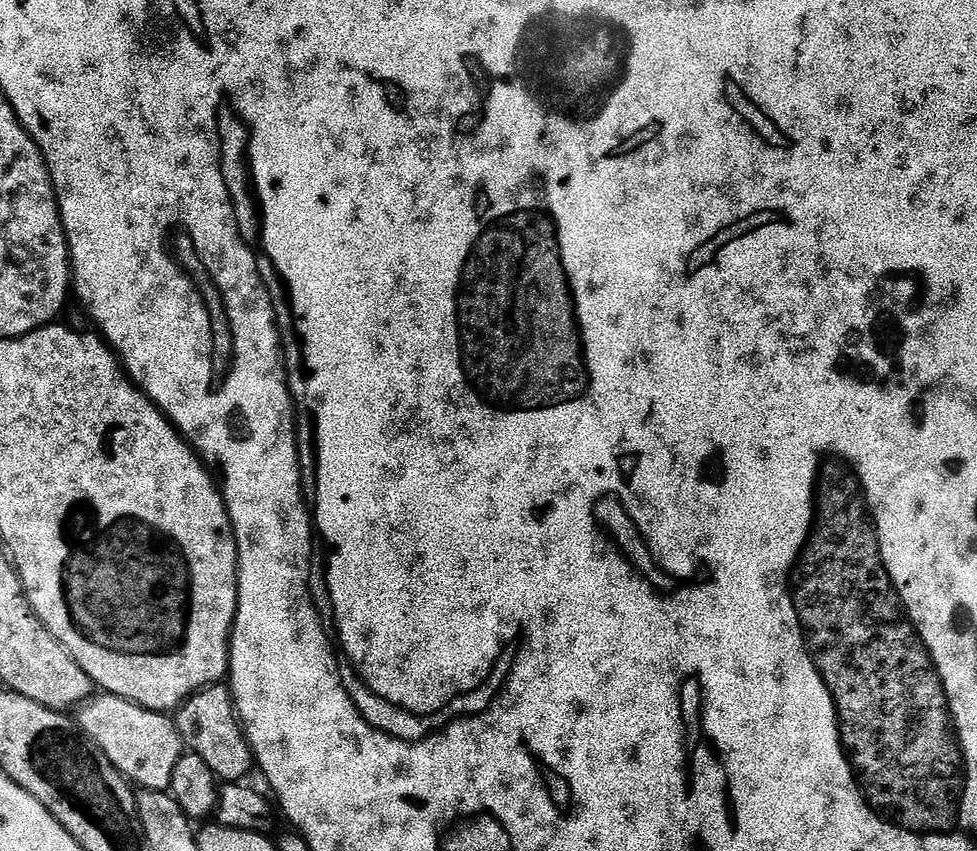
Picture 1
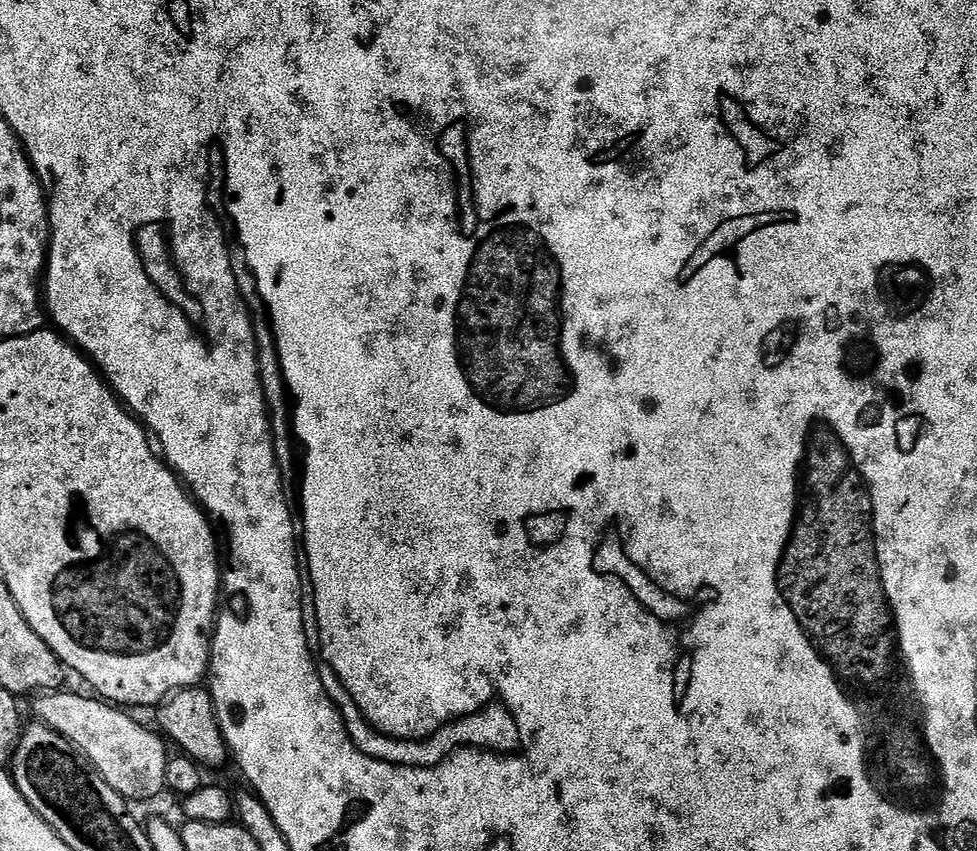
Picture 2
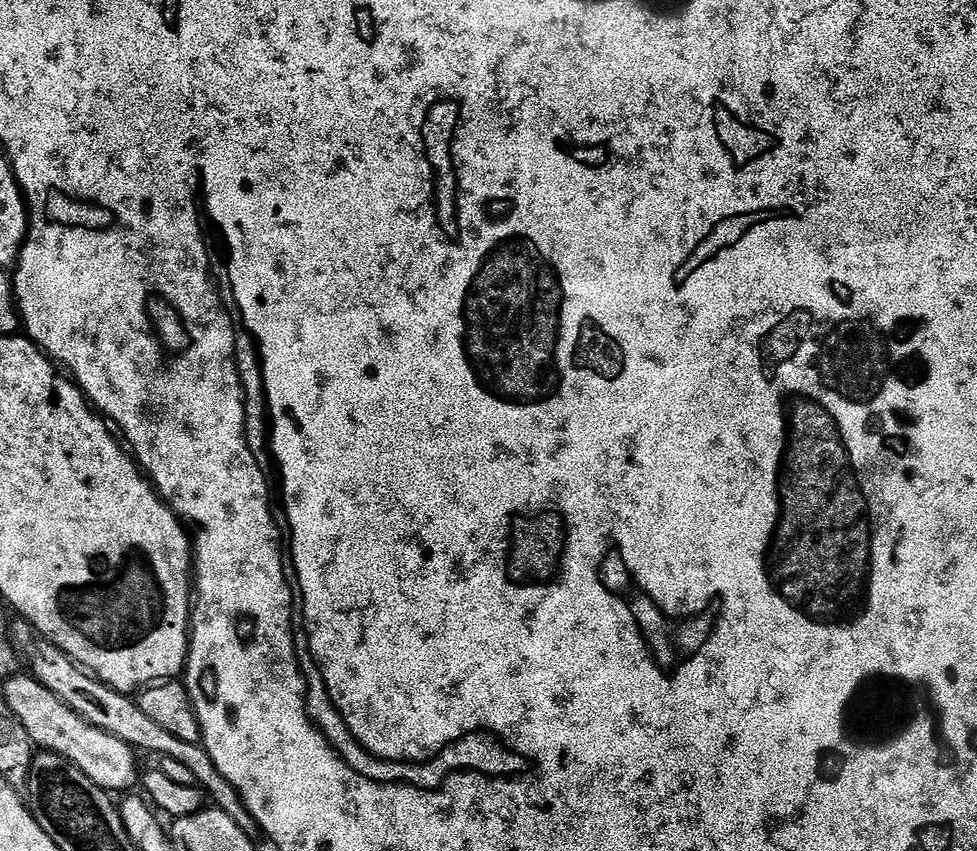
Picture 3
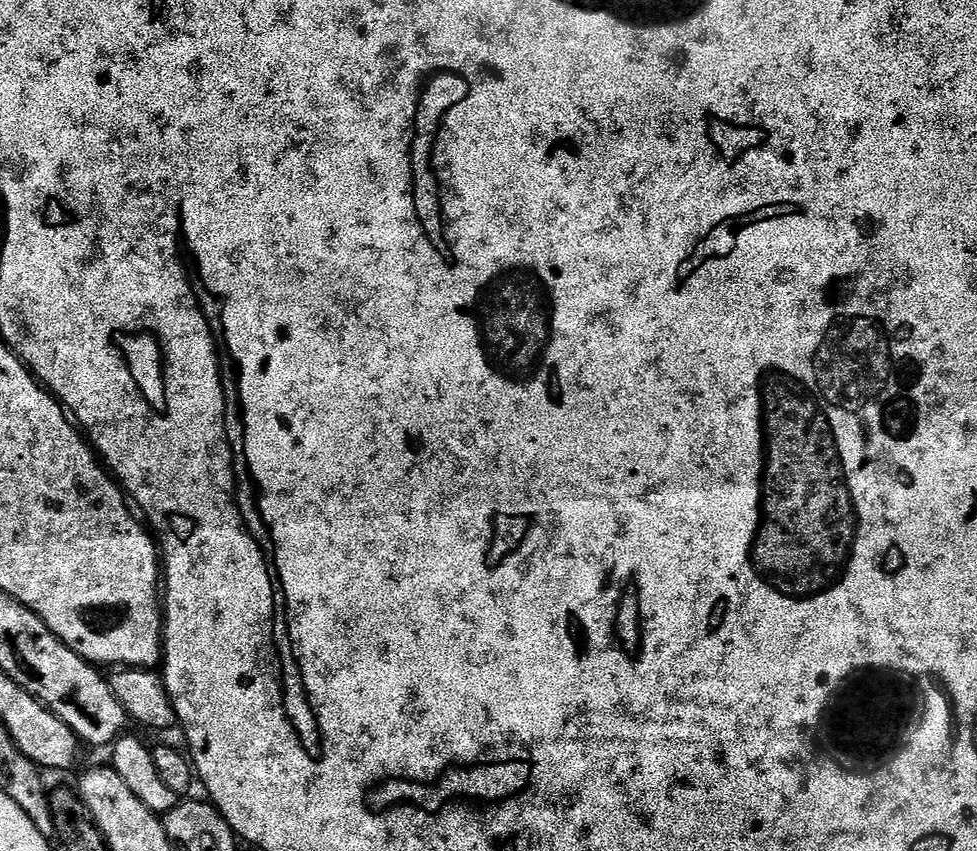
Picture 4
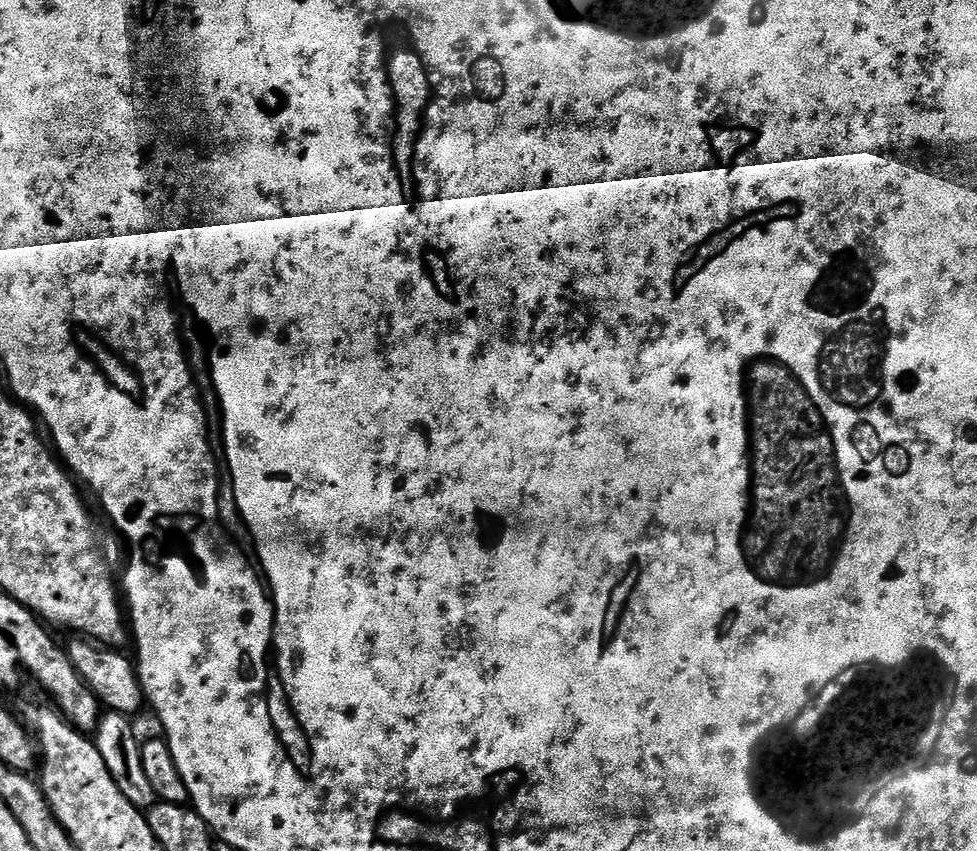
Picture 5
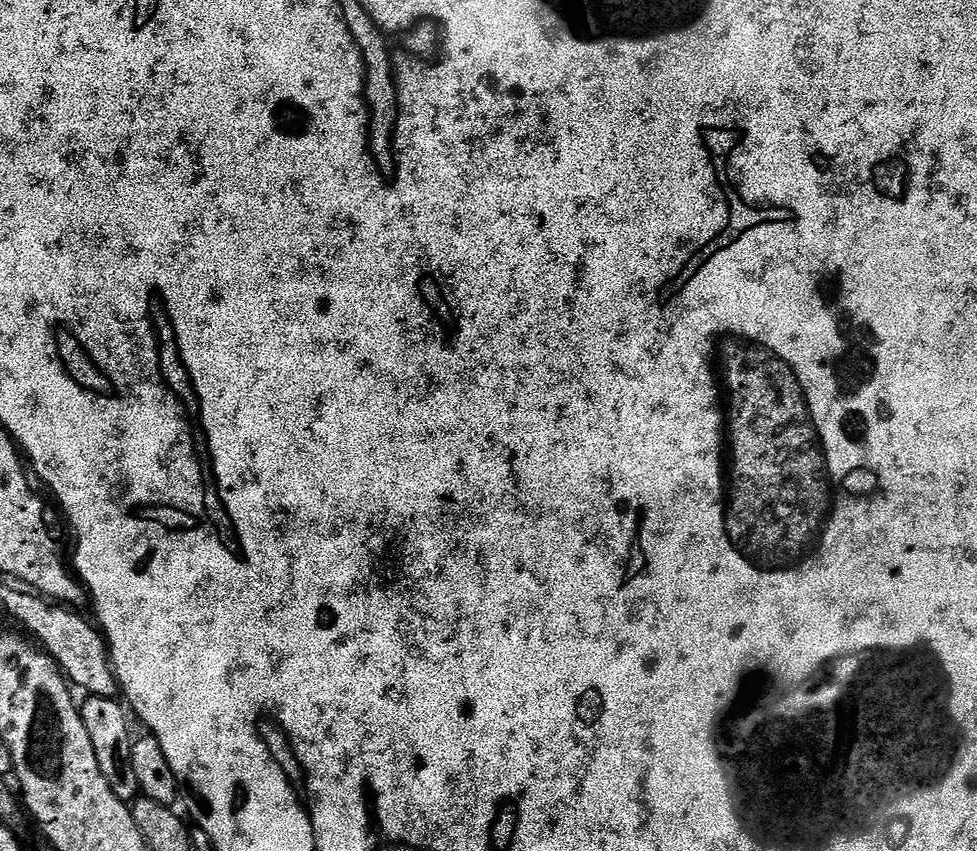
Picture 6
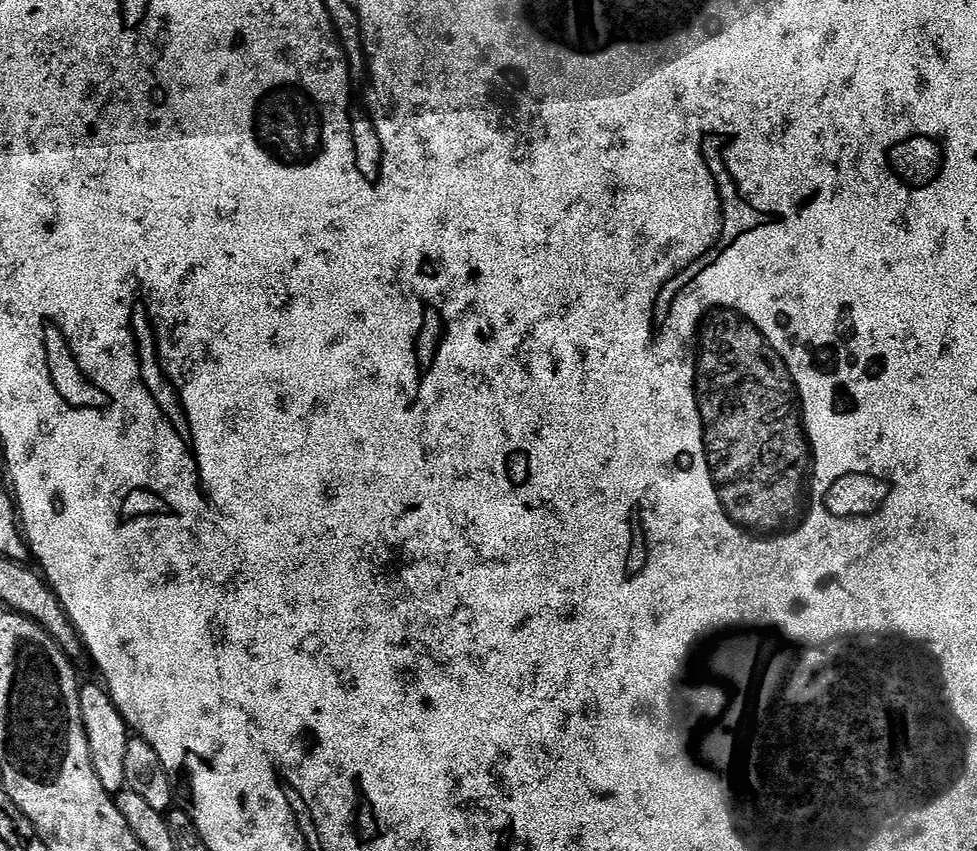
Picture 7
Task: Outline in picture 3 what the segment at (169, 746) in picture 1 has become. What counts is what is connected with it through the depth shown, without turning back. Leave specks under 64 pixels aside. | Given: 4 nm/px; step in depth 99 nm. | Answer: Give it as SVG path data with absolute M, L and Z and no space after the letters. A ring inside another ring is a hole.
M30 674L8 677L3 681L2 694L10 710L14 710L14 718L26 726L26 734L30 734L37 749L65 756L74 766L78 766L78 770L82 770L82 774L86 774L86 778L90 778L90 782L109 794L124 794L135 789L132 788L135 784L137 787L142 776L142 768L136 765L137 749L122 742L122 738L114 738L114 734L86 722L70 710L62 698L50 694L50 690L46 690L46 686L39 684Z

